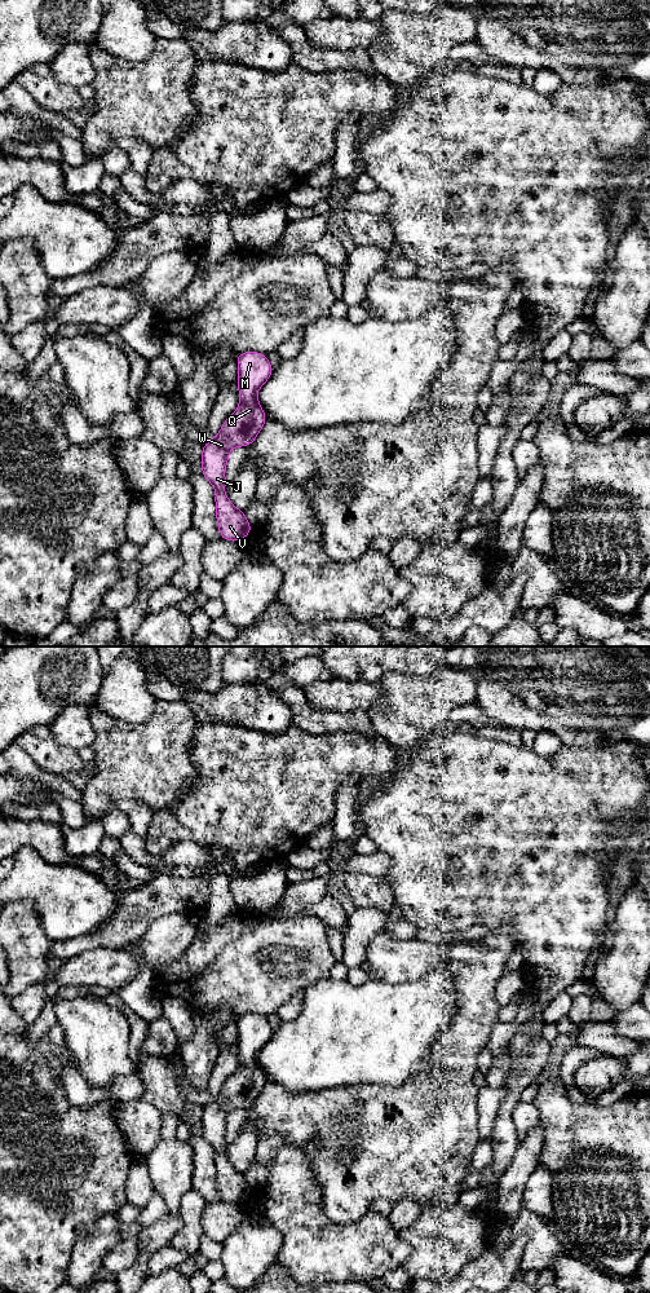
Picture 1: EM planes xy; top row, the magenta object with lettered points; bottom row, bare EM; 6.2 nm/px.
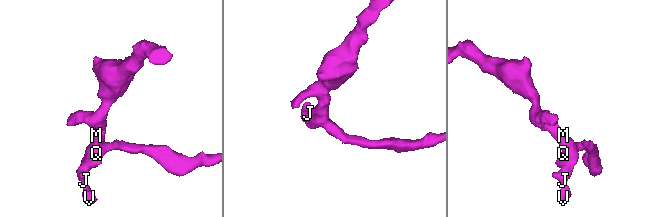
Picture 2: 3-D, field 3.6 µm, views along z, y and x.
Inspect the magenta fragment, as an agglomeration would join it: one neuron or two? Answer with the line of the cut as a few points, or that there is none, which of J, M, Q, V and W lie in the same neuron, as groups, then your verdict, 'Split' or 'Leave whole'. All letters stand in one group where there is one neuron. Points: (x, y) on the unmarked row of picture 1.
No split. Groups: J M Q V W. Leave whole

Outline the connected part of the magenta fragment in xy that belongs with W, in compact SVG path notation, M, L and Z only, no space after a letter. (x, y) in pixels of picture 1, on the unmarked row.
M248 1012L236 1019L239 1068L222 1085L215 1100L202 1109L202 1137L216 1152L216 1183L224 1202L240 1204L253 1191L244 1174L226 1159L225 1130L229 1113L234 1109L251 1108L266 1085L266 1076L257 1062L258 1051L273 1037L267 1018Z

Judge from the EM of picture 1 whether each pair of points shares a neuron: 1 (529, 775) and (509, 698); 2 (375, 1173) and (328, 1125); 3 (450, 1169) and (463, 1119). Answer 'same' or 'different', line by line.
1: different
2: same
3: same

